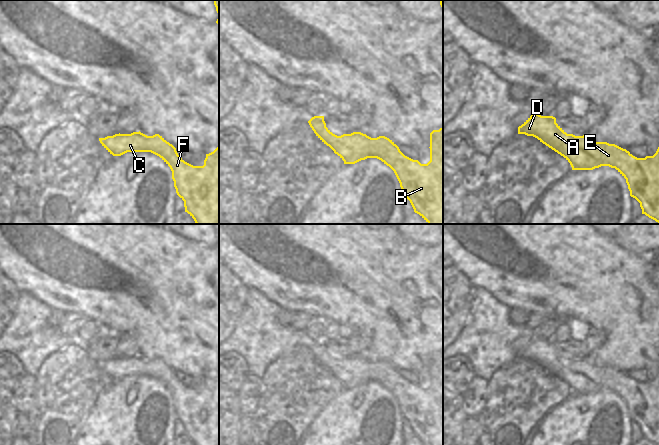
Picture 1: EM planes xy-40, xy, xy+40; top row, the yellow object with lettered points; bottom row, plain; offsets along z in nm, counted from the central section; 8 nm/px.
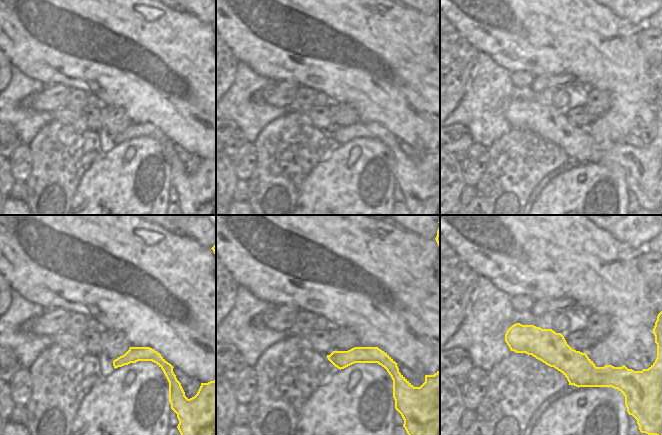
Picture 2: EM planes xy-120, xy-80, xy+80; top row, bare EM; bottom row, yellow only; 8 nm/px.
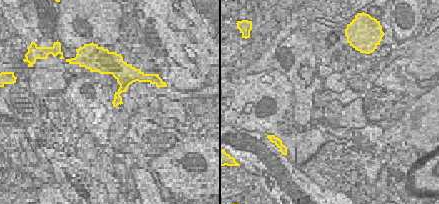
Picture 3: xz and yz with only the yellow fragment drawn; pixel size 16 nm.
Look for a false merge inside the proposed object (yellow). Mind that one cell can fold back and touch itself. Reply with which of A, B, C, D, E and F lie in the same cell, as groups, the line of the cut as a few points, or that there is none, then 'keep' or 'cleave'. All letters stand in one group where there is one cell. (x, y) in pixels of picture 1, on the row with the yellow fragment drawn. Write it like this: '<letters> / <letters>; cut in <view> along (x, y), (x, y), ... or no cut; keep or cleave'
A B C D E F; no cut; keep

